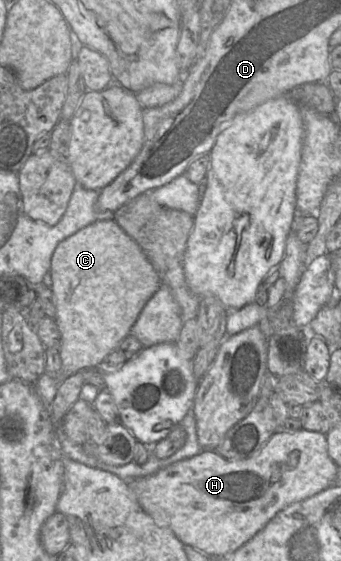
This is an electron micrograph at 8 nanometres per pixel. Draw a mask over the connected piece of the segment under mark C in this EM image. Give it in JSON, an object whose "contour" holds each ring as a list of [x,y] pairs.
{"contour":[[[114,219],[95,221],[61,241],[51,259],[51,291],[56,305],[55,322],[61,334],[61,369],[58,377],[44,372],[34,384],[43,404],[50,409],[59,385],[68,377],[85,369],[97,369],[104,358],[119,349],[123,339],[130,334],[140,312],[161,284],[161,276],[138,246]]]}

